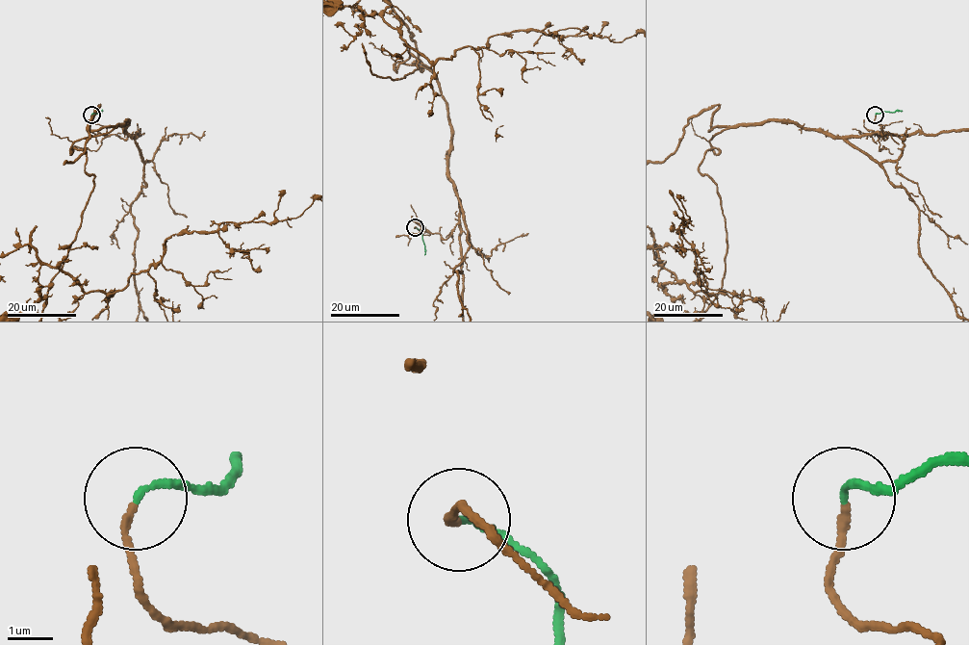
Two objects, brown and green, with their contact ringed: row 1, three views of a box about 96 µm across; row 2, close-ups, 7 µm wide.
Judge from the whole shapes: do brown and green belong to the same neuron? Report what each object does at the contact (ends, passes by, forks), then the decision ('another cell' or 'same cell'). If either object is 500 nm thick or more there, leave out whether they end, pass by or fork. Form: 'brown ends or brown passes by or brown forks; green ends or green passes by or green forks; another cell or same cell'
brown ends; green ends; same cell

